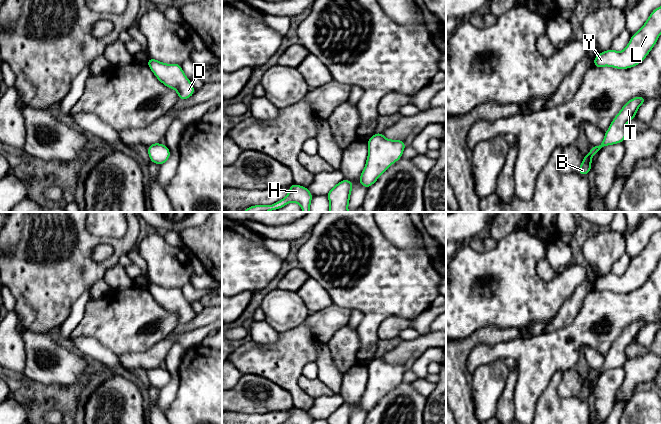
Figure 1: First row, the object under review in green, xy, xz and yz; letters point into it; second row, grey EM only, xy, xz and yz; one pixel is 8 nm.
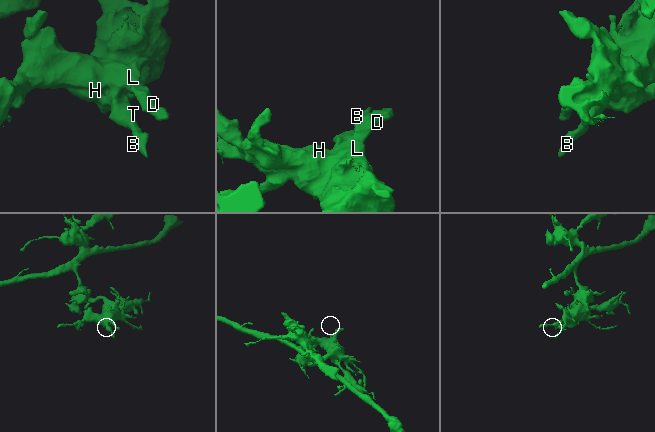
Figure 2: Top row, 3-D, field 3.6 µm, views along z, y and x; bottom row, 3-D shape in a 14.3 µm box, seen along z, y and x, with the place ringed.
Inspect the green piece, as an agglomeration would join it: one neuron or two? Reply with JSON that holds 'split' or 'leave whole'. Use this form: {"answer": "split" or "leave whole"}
{"answer": "leave whole"}

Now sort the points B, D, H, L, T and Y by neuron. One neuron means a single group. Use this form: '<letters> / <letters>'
B D H L T Y

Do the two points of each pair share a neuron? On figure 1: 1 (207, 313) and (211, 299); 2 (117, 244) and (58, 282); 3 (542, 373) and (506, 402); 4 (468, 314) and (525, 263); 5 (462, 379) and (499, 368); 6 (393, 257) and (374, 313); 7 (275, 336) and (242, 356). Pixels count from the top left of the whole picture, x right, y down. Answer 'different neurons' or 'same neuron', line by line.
1: different neurons
2: same neuron
3: different neurons
4: same neuron
5: different neurons
6: same neuron
7: different neurons

